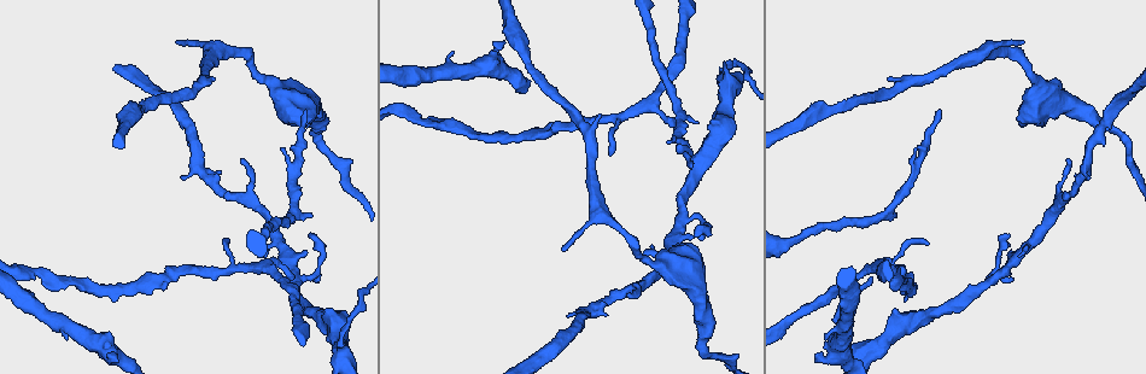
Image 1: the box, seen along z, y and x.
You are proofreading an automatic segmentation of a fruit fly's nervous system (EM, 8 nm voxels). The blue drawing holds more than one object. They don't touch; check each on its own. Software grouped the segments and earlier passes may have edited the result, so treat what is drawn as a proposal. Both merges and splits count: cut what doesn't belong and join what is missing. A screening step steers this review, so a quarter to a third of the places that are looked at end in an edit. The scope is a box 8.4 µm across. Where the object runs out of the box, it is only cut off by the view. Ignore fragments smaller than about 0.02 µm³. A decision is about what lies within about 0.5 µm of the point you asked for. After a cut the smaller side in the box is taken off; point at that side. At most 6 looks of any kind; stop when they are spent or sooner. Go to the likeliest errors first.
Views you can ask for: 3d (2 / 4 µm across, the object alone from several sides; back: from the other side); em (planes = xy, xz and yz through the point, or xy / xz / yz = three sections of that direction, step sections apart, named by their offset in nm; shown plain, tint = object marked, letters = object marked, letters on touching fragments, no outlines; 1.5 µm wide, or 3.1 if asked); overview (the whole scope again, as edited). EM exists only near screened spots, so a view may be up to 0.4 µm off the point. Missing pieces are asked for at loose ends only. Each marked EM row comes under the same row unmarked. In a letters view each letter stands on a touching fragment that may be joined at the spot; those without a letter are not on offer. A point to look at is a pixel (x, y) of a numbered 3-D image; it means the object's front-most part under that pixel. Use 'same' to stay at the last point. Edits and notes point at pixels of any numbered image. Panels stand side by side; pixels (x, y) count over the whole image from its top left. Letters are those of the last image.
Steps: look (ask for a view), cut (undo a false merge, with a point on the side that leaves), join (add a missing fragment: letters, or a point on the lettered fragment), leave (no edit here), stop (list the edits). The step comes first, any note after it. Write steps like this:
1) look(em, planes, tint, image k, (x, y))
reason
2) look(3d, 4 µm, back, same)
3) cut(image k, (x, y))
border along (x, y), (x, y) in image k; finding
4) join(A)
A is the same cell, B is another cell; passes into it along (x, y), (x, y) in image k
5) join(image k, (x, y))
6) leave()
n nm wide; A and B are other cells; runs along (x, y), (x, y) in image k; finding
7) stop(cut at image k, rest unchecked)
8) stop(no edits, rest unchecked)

look(3d, 4 µm, image 1, (696, 121))
branch stops here

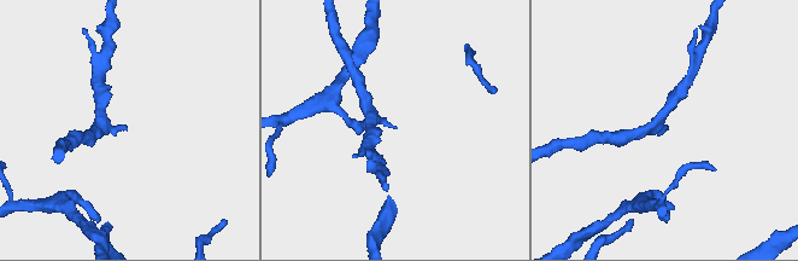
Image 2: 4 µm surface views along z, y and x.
look(em, xy, step 4, tint, image 2, (126, 125))

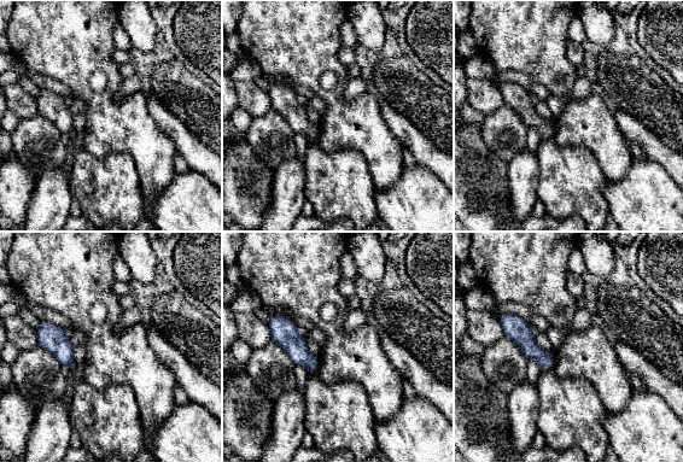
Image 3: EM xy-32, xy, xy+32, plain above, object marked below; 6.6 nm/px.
look(em, planes, letters, same)

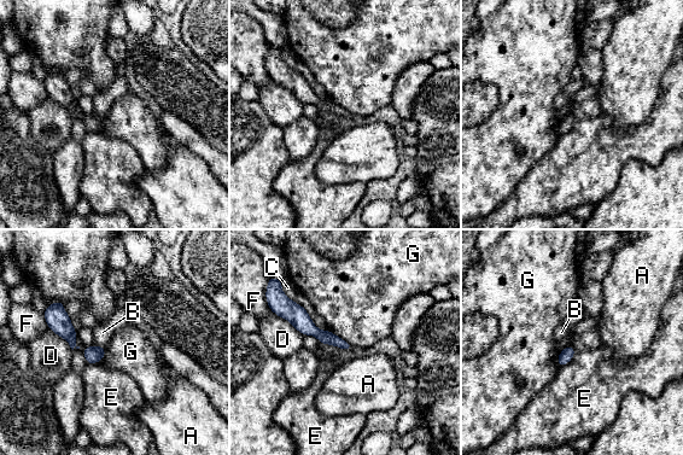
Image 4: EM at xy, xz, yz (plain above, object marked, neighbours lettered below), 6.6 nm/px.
leave()
80 nm wide; A, B, C, D, E, F and G are other cells; runs along (282, 310), (344, 345) in image 4; none of them fits

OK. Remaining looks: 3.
look(3d, 4 µm, back, image 1, (836, 341))
a fork

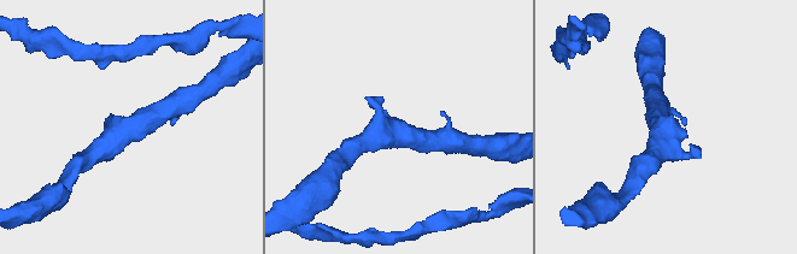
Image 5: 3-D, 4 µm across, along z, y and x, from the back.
look(em, planes, tint, image 5, (665, 130))

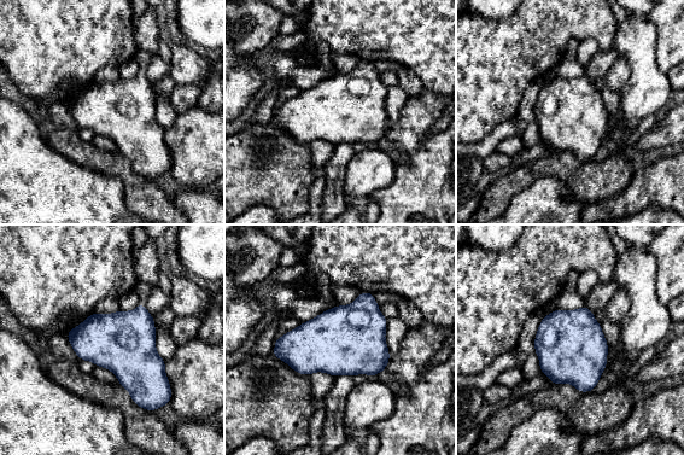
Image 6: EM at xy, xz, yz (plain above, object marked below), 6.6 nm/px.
look(em, planes, letters, same)
what lies round it

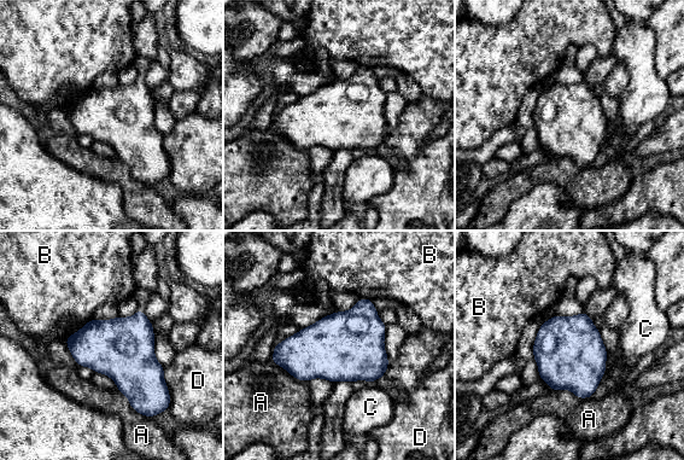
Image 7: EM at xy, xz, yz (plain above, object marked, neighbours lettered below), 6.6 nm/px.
leave()
420 nm wide; A, B, C and D are other cells; border along (93, 318), (63, 339) in image 7; one neuron here

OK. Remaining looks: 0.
stop(no edits, rest unchecked)

